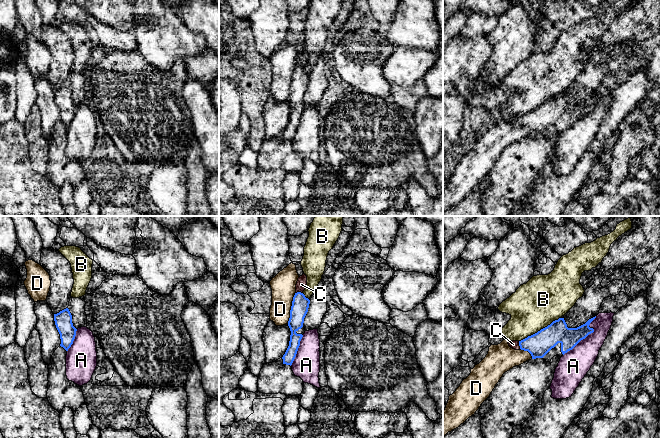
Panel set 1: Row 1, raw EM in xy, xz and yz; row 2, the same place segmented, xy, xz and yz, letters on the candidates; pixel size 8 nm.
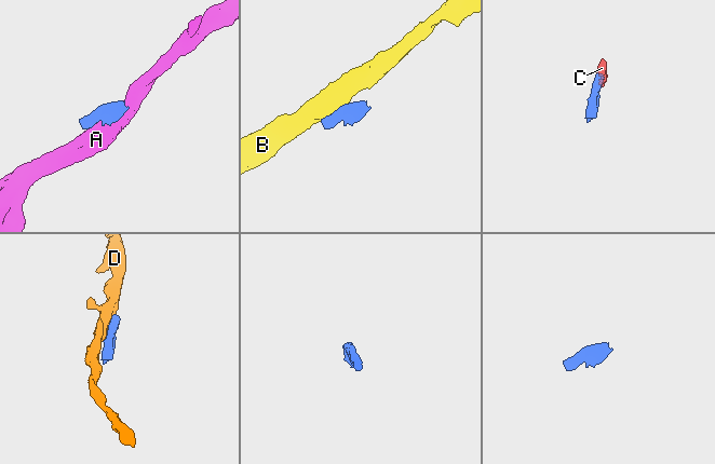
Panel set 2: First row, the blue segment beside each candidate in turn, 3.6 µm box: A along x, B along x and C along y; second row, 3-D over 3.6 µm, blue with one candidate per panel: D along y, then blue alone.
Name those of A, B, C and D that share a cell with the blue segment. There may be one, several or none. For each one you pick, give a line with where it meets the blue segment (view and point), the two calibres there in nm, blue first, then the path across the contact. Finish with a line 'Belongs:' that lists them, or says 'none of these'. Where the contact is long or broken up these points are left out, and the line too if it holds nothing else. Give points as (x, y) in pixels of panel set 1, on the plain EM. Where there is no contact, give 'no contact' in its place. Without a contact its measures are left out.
C: meets blue in yz at (519, 121); 190 nm thick on the blue side, 60 nm on the other; runs through yz (539, 120), (519, 121), (513, 120)
Belongs: C

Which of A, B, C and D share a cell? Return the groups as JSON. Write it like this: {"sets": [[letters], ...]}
{"sets": [["A"], ["B"], ["C"], ["D"]]}

